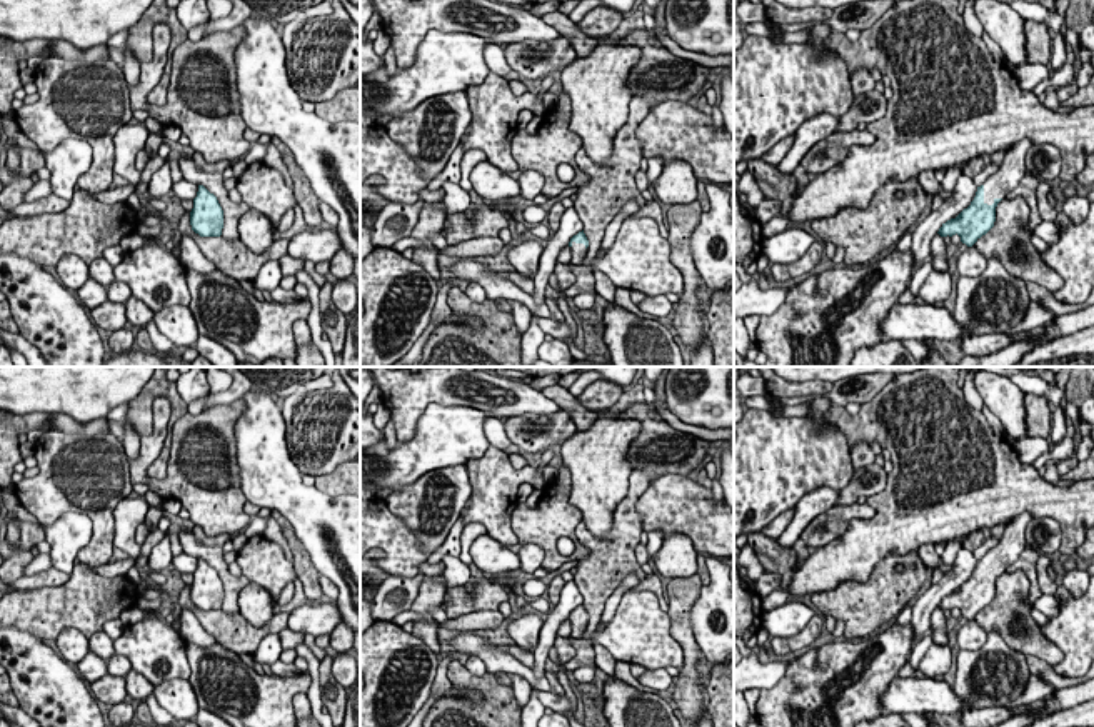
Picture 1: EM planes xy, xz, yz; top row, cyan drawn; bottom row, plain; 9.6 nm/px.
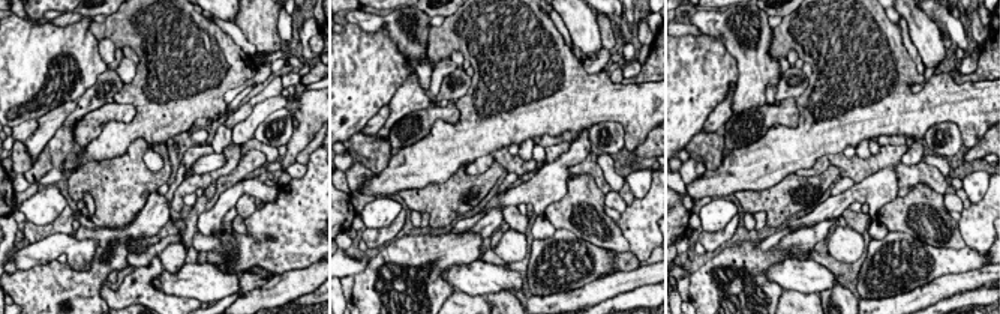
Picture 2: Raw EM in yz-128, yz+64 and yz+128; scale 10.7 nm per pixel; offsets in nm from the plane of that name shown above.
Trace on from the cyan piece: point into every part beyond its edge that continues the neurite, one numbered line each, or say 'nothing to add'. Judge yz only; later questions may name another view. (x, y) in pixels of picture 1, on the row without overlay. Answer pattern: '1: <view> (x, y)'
1: yz (1006, 552)

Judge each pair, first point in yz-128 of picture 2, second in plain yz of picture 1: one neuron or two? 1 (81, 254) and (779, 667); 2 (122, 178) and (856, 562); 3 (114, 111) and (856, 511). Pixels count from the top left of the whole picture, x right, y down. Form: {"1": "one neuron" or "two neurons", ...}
{"1": "one neuron", "2": "two neurons", "3": "one neuron"}

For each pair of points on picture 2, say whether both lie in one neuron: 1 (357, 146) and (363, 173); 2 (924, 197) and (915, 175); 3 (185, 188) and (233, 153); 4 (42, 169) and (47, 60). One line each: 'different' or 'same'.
1: different
2: different
3: same
4: different

